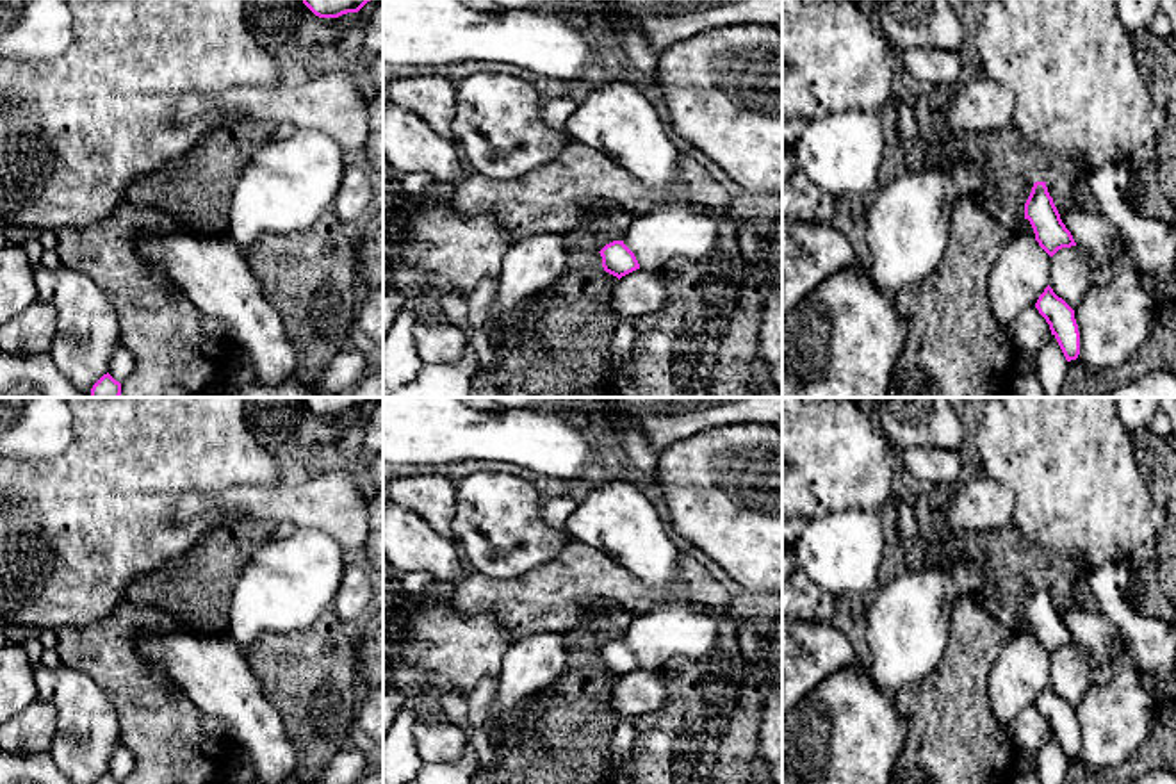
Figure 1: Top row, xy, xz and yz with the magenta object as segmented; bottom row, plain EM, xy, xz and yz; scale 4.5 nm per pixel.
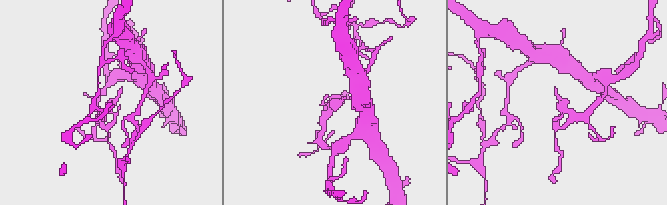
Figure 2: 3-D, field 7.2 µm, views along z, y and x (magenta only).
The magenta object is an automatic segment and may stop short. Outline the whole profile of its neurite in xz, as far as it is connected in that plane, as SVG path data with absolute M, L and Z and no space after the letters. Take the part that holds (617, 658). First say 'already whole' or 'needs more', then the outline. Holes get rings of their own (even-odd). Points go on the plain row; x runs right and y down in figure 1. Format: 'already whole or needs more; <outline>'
already whole; M613 640L606 643L599 652L602 656L604 670L617 675L618 679L640 668L634 652L624 643L624 640Z

